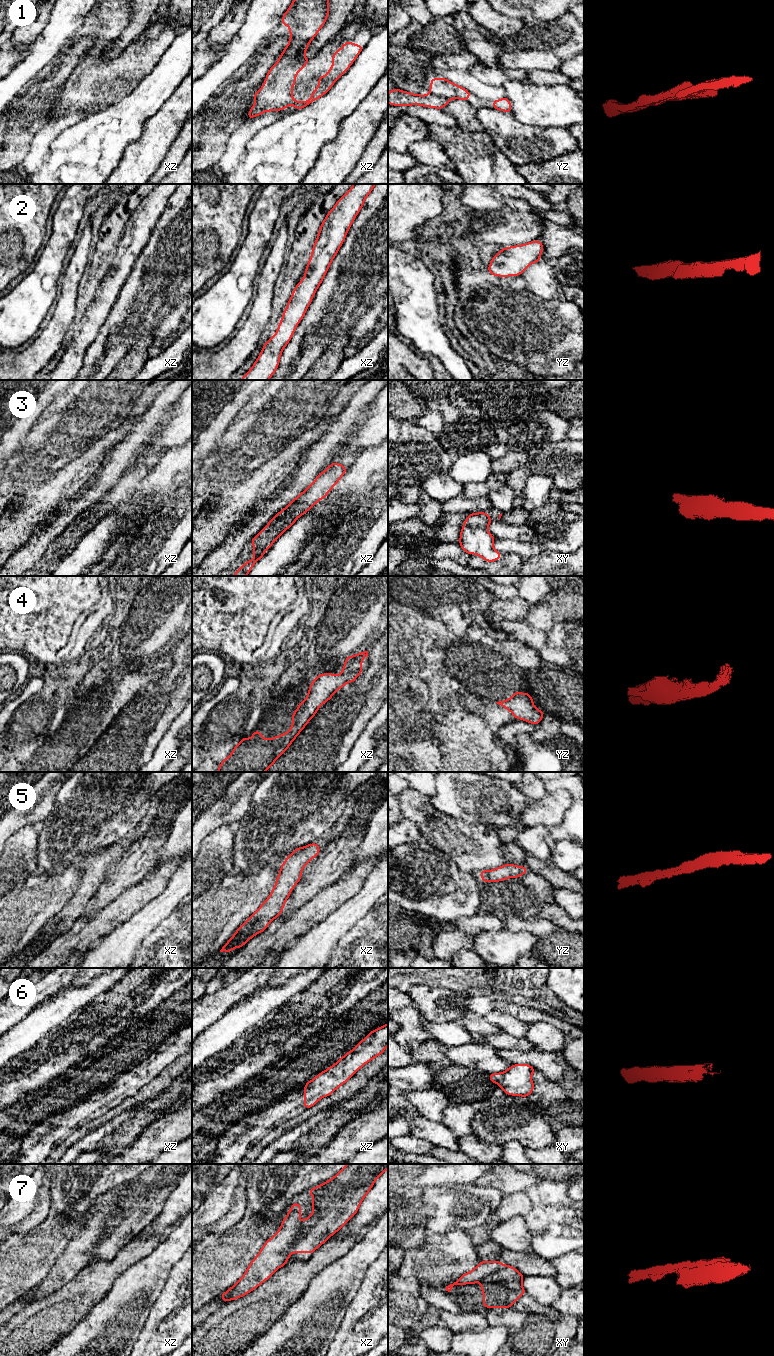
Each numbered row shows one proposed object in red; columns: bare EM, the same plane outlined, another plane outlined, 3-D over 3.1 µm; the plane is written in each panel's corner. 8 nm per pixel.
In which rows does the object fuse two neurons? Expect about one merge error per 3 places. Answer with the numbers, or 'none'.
1, 3, 7

